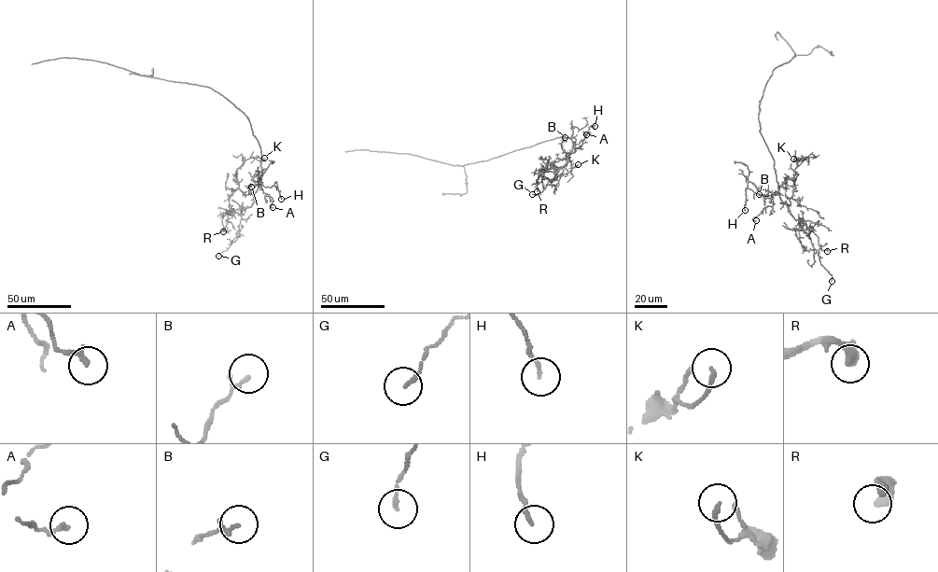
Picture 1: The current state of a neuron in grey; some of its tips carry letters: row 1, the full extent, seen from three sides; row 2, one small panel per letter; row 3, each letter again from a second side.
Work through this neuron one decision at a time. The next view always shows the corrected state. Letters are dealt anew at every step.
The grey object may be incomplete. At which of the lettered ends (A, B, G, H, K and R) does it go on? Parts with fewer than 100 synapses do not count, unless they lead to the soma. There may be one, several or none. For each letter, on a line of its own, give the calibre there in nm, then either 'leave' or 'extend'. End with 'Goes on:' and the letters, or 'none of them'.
A: 200 nm | leave
B: 130 nm | leave
G: 150 nm | leave
H: 140 nm | leave
K: 150 nm | leave
R: 420 nm | leave
Goes on: none of them

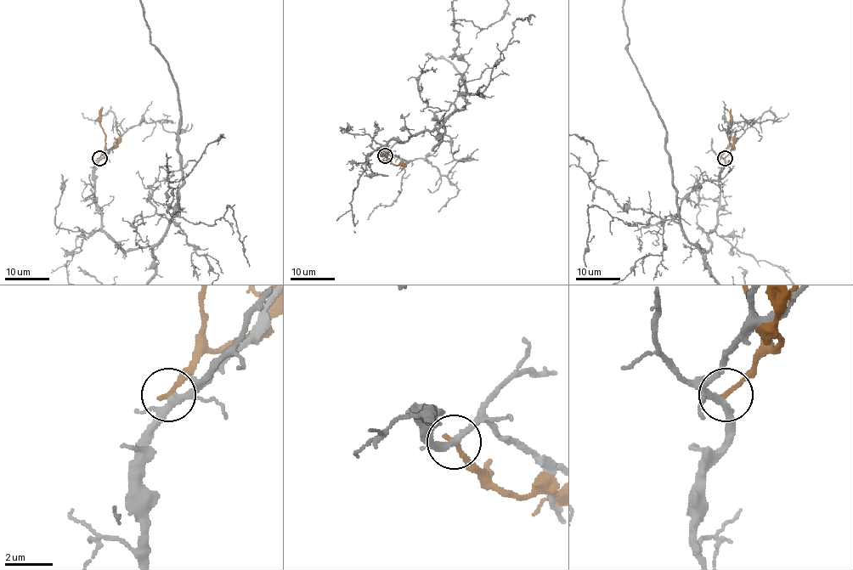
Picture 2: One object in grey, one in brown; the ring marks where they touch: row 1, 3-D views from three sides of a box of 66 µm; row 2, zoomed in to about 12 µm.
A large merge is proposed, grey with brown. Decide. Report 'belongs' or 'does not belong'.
does not belong

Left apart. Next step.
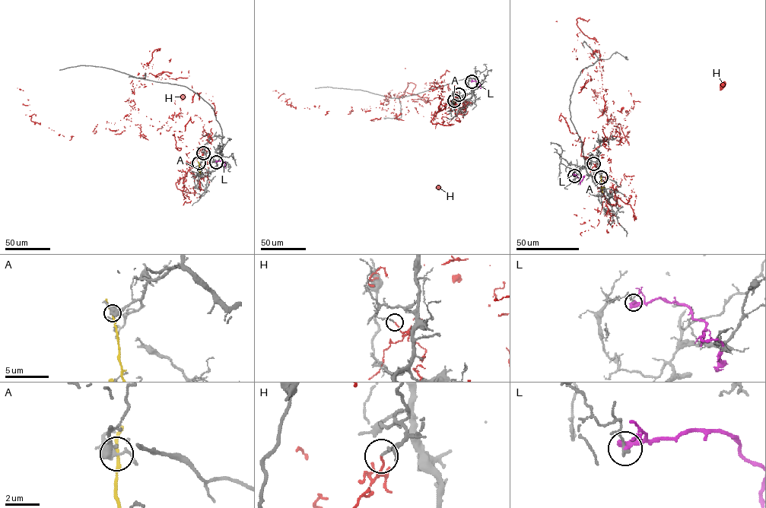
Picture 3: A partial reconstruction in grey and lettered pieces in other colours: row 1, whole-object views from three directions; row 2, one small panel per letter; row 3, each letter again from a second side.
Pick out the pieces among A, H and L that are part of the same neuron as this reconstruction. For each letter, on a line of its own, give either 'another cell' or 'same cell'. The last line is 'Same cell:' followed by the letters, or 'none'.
A: another cell
H: another cell
L: another cell
Same cell: none

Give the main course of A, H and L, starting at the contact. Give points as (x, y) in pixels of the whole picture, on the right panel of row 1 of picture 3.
A: (601, 177), (602, 192)
H: (593, 163), (607, 155), (612, 131), (719, 90), (620, 124), (611, 115), (618, 141), (588, 73)
L: (574, 175), (580, 183), (584, 175)

